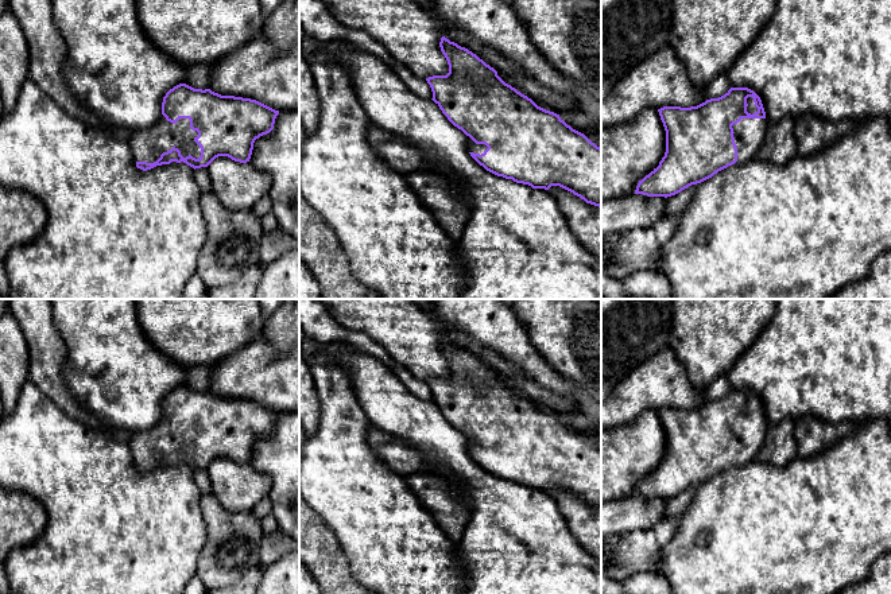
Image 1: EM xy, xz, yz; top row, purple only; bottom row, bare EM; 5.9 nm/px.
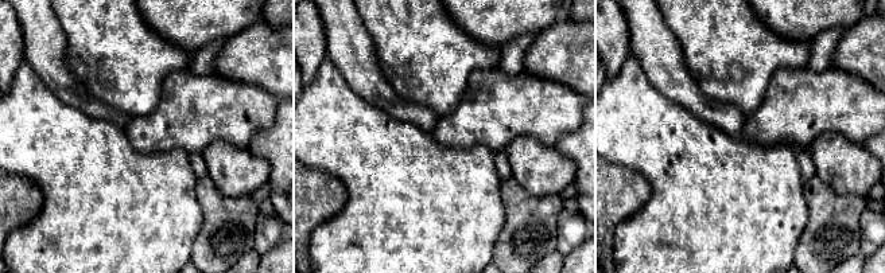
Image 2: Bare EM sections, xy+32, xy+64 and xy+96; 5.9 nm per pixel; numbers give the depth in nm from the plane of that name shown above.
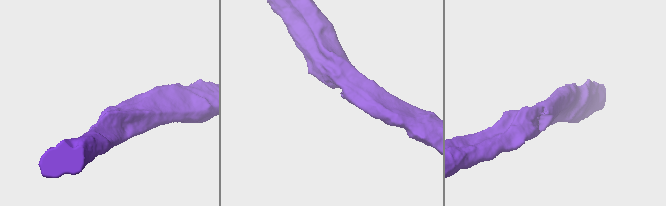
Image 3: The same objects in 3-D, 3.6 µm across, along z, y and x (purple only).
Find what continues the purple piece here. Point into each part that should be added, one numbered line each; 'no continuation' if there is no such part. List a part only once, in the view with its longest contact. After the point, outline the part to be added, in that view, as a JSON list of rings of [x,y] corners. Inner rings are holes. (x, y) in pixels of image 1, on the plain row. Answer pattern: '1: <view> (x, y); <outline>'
1: xy (147, 446); [[[162,416],[152,427],[128,435],[127,440],[135,463],[154,465],[173,449],[178,450],[183,459],[191,457],[199,461],[201,450],[194,443],[197,438],[198,434],[190,430],[189,420],[179,420],[173,426]]]

